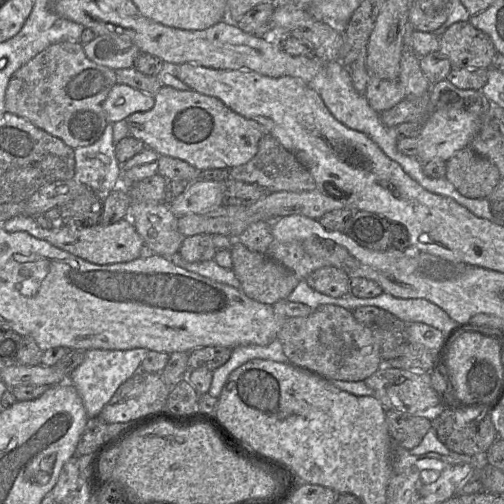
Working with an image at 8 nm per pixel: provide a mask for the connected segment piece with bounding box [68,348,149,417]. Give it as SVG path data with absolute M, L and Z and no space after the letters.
M133 348L128 350L91 349L86 351L83 362L69 375L68 381L82 398L88 417L98 416L116 390L129 378L141 371L141 362L149 350Z

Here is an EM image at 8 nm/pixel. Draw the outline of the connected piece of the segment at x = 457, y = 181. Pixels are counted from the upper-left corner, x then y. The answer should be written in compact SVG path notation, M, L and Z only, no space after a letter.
M470 146L457 151L446 161L447 179L468 198L487 198L501 179L498 168Z

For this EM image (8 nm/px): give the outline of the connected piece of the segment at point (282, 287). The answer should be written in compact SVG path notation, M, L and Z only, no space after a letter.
M238 241L231 249L232 270L241 284L241 291L249 298L273 305L287 300L300 283L295 274L270 257L247 250Z

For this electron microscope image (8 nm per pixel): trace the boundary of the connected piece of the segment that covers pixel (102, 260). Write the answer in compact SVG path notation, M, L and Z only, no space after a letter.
M19 215L4 221L1 227L8 232L27 232L38 239L45 240L57 248L94 264L107 265L129 262L139 258L146 252L145 244L129 218L124 218L111 224L81 226L63 223L59 227L43 228L33 216Z

